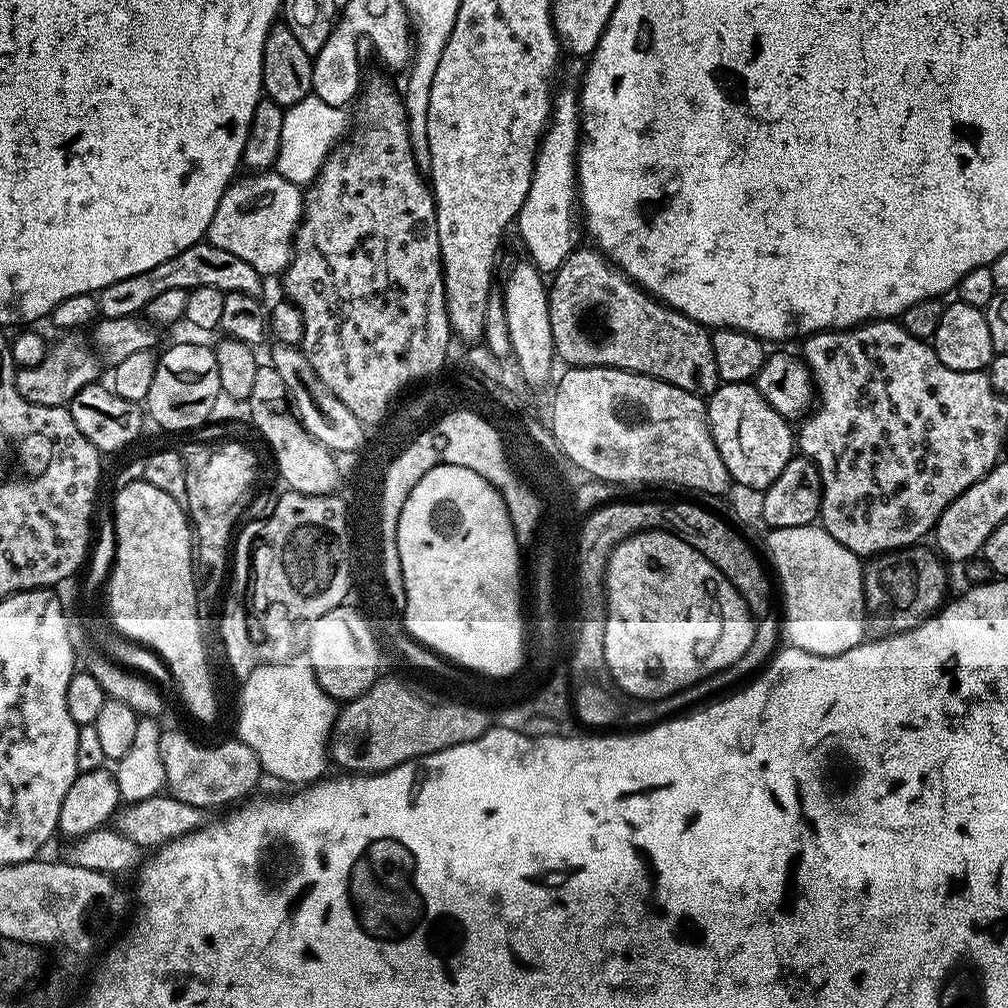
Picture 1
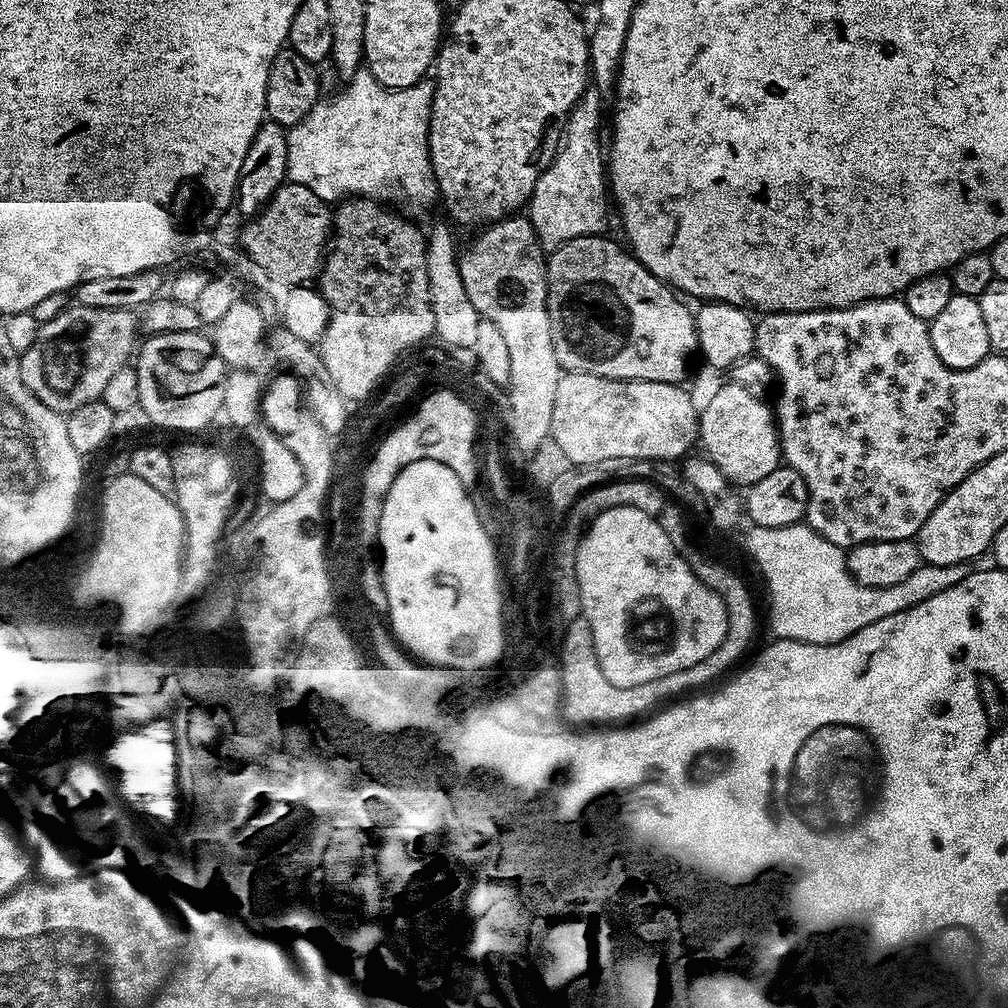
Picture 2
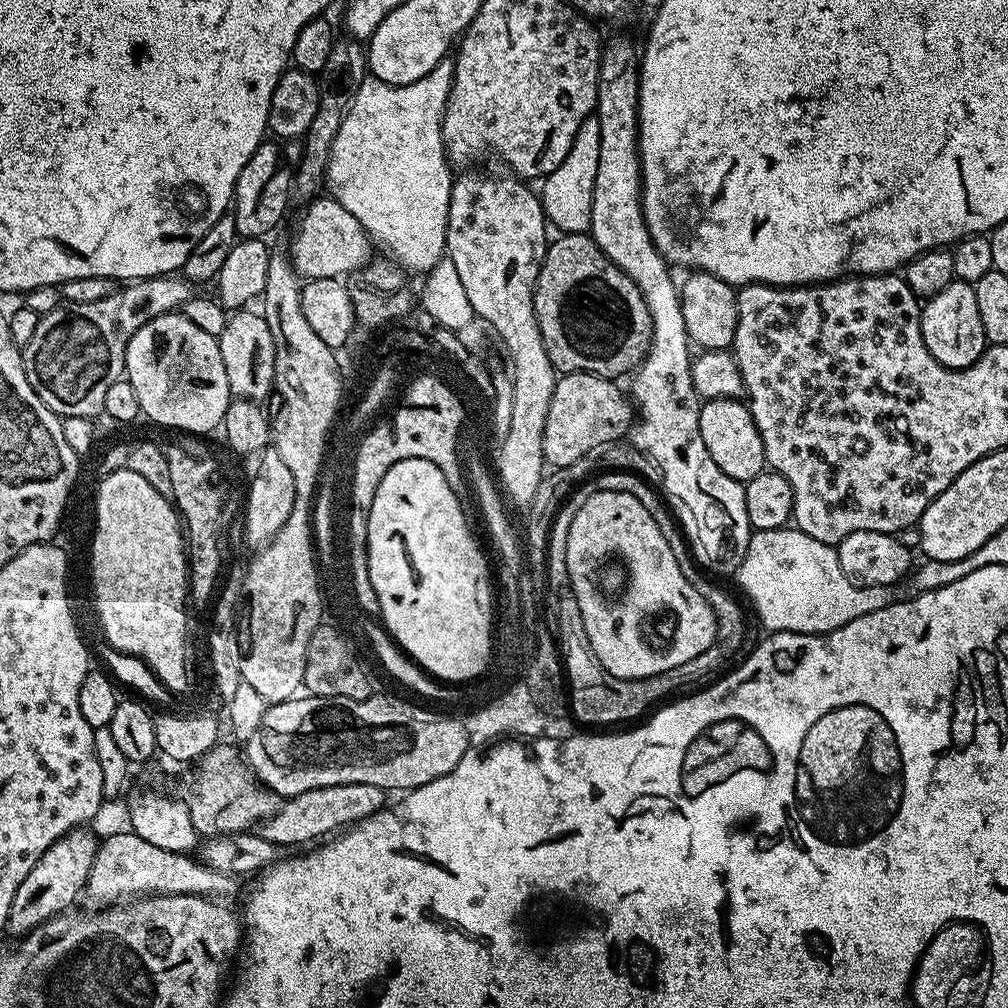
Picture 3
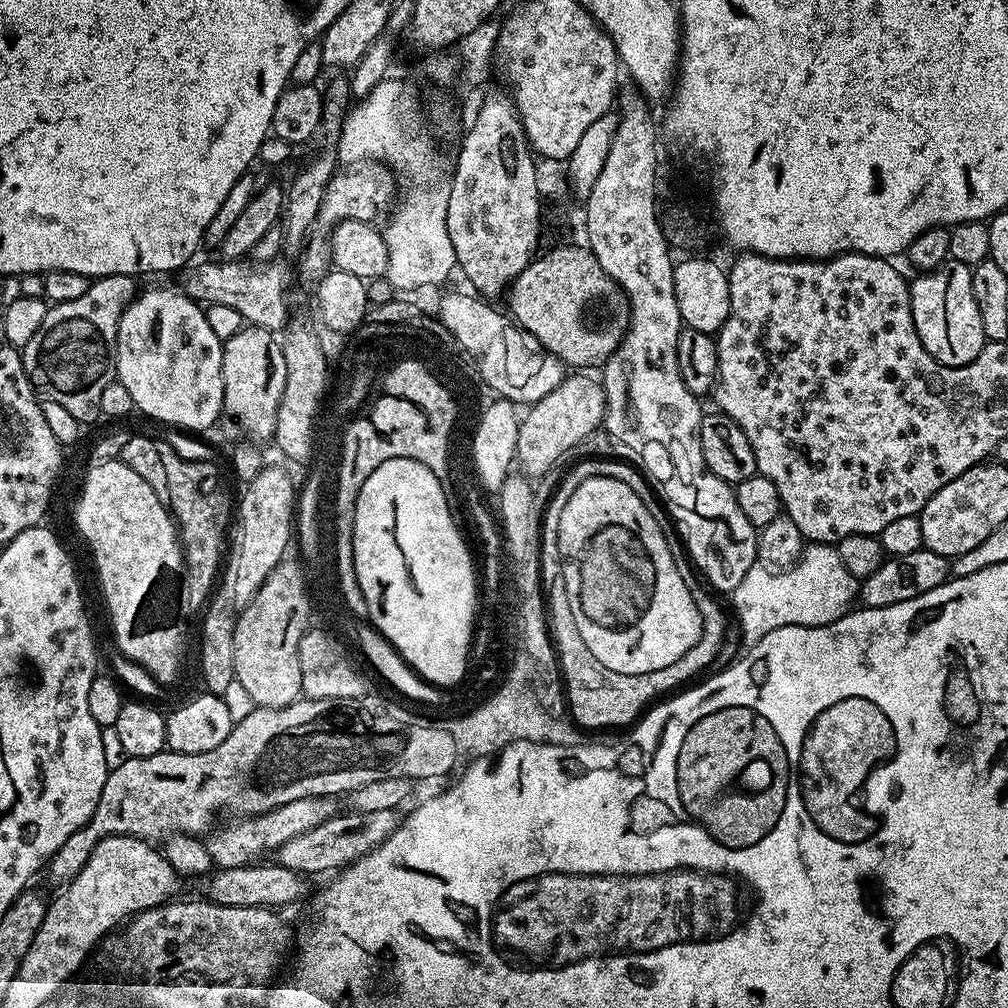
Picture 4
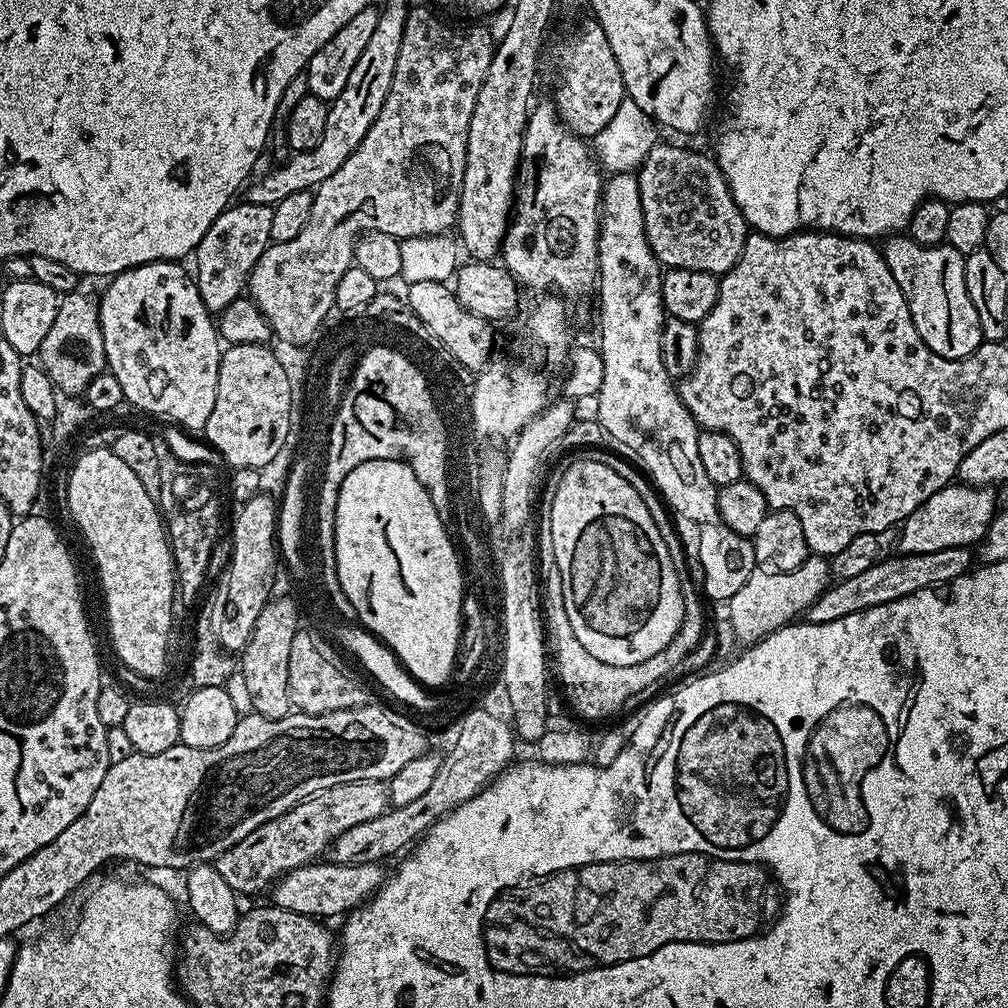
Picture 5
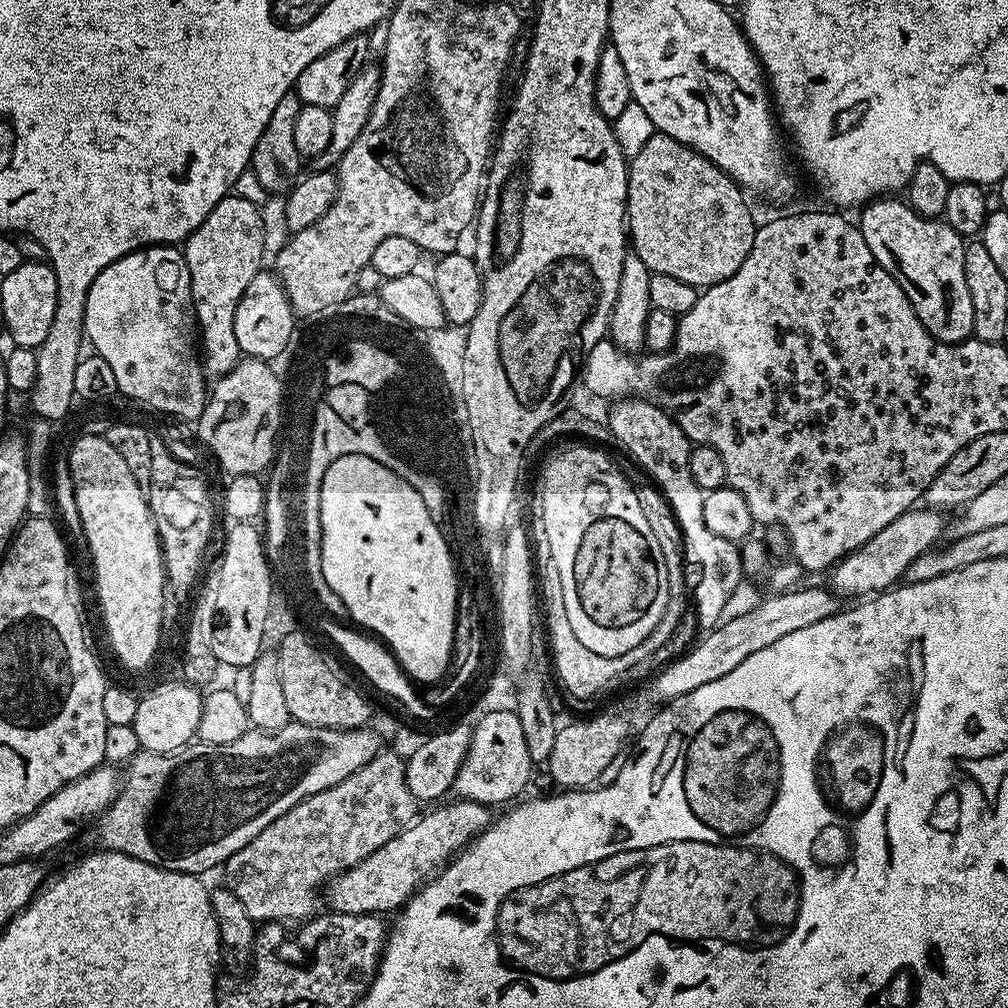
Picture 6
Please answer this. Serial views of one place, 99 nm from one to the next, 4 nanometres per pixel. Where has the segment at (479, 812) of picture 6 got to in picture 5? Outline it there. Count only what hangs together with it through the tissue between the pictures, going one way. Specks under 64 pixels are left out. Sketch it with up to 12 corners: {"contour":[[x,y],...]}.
{"contour":[[304,864],[270,889],[303,916],[340,916],[375,896],[374,864]]}

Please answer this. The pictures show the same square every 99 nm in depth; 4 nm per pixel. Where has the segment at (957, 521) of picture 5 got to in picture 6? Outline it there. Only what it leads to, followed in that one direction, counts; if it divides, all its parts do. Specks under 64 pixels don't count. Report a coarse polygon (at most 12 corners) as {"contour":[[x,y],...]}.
{"contour":[[917,506],[834,565],[831,591],[868,598],[893,587],[946,528]]}

